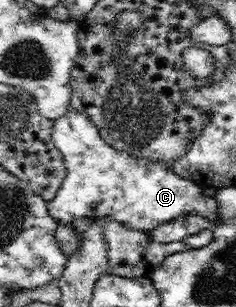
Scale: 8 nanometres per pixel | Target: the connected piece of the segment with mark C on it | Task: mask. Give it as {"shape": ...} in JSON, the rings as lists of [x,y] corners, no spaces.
{"shape":[[[72,108],[64,117],[58,118],[58,121],[53,121],[52,124],[52,139],[56,148],[62,153],[67,171],[56,196],[47,201],[47,209],[56,222],[71,224],[76,218],[108,217],[126,227],[150,233],[157,226],[185,214],[196,213],[208,219],[212,225],[217,221],[218,203],[214,197],[205,195],[201,186],[176,175],[171,165],[162,161],[148,161],[148,158],[136,158],[127,152],[118,152],[102,139],[98,127],[84,113]]]}

